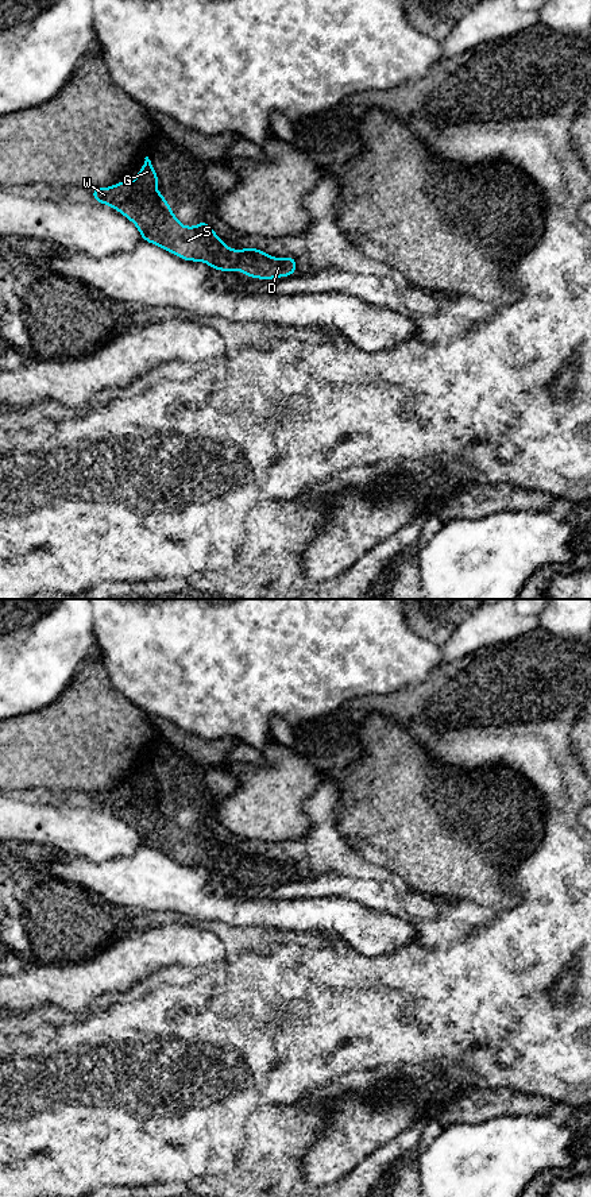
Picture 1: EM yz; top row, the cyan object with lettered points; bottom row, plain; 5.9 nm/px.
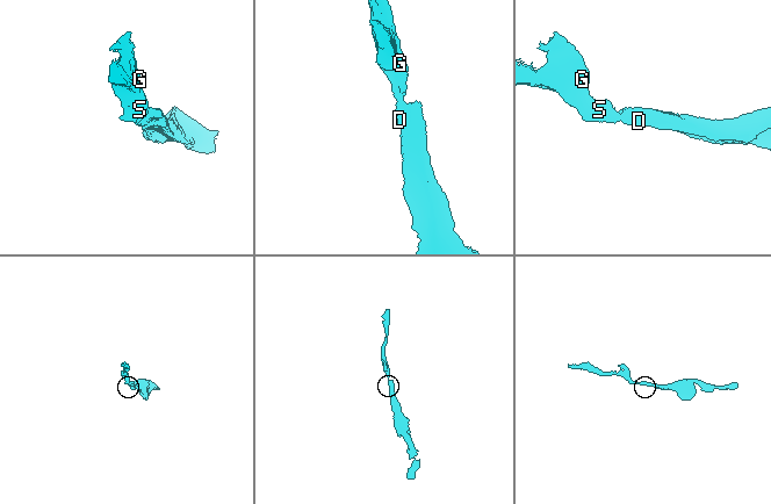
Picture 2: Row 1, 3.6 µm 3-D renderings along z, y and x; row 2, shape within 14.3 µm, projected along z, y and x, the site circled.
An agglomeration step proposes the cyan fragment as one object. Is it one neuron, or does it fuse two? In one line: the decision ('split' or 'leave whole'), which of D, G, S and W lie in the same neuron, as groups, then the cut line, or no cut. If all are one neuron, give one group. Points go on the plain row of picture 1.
leave whole; groups D G S W; cut none

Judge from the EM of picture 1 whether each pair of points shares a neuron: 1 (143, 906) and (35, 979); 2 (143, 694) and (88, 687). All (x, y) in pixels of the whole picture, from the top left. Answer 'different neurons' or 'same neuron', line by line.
1: different neurons
2: different neurons

